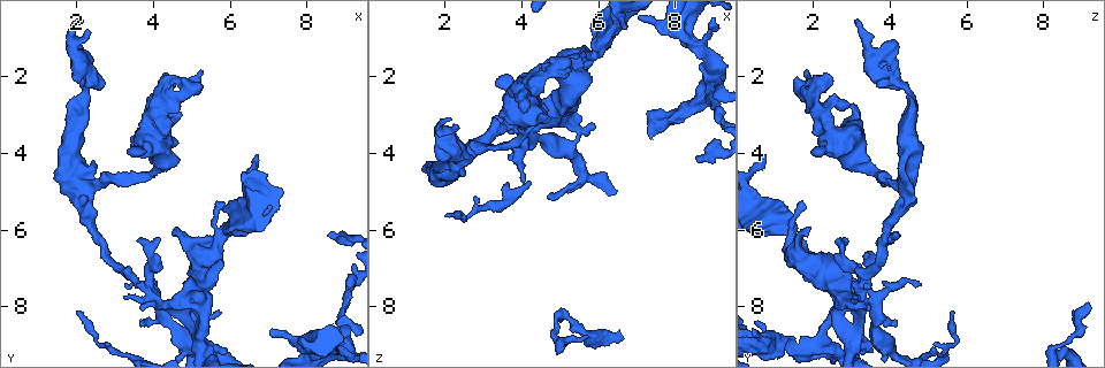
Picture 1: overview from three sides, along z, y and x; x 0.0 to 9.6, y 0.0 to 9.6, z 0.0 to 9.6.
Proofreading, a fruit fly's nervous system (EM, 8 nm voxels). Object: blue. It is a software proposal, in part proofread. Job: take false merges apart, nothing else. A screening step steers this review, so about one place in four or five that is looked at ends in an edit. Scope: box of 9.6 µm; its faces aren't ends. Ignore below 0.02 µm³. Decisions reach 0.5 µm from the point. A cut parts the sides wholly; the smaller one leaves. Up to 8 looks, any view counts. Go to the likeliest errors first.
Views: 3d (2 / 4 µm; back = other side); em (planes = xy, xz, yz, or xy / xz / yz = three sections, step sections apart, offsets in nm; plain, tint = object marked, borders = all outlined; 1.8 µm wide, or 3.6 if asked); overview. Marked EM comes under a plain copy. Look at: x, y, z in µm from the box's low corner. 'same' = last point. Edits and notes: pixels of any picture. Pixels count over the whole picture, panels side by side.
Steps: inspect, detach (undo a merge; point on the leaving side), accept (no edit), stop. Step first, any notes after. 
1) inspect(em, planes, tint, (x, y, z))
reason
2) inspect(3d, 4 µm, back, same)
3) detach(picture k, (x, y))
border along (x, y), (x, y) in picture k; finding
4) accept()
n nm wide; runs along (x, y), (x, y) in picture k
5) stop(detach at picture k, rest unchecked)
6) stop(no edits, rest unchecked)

inspect(em, planes, tint, (4.35, 2.80, 2.00))
three arms meet

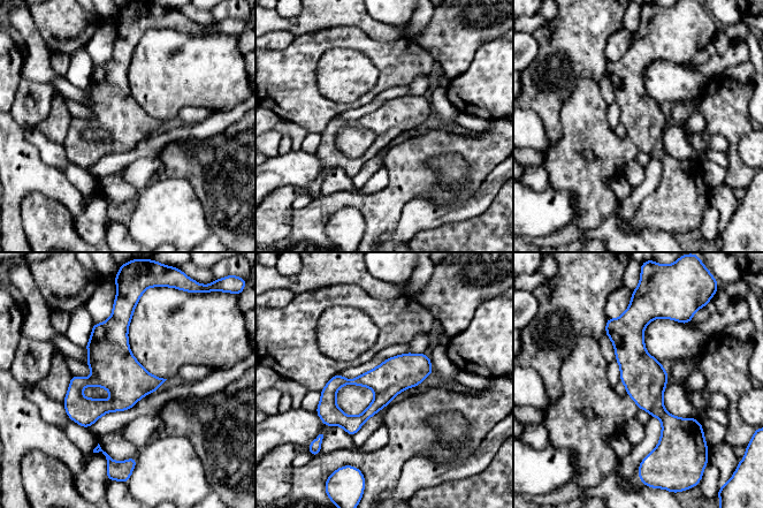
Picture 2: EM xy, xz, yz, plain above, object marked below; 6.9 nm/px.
accept()
runs along (636, 312), (634, 362), (668, 419), (660, 448) in picture 2; all the same neuron

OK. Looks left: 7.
inspect(em, xy, step 8, tint, (3.85, 7.70, 3.20))
sharp bend

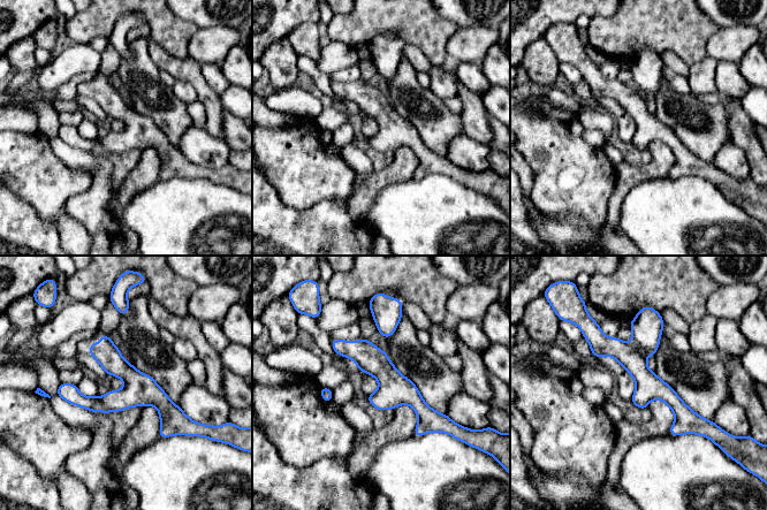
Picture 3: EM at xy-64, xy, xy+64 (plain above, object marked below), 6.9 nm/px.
inspect(em, planes, tint, same)
cut it another way

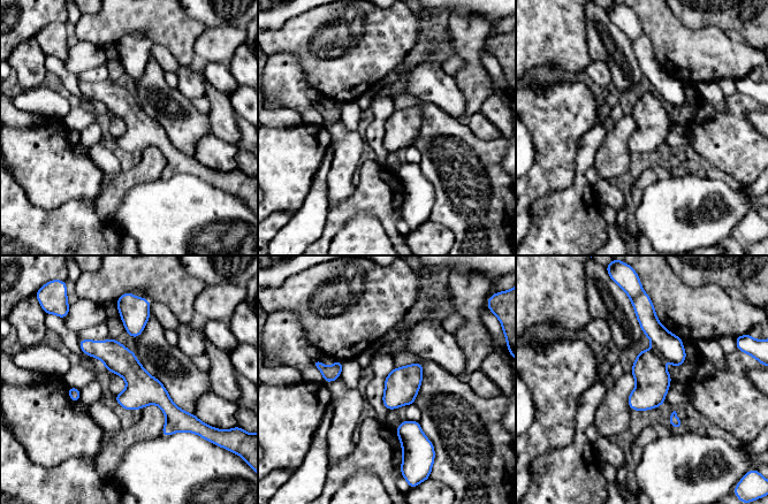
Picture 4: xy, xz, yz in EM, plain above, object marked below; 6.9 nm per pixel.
detach(picture 4, (670, 346))
border along (653, 348), (664, 359) in picture 4; two neurons meet here

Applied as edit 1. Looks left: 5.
inspect(overview)

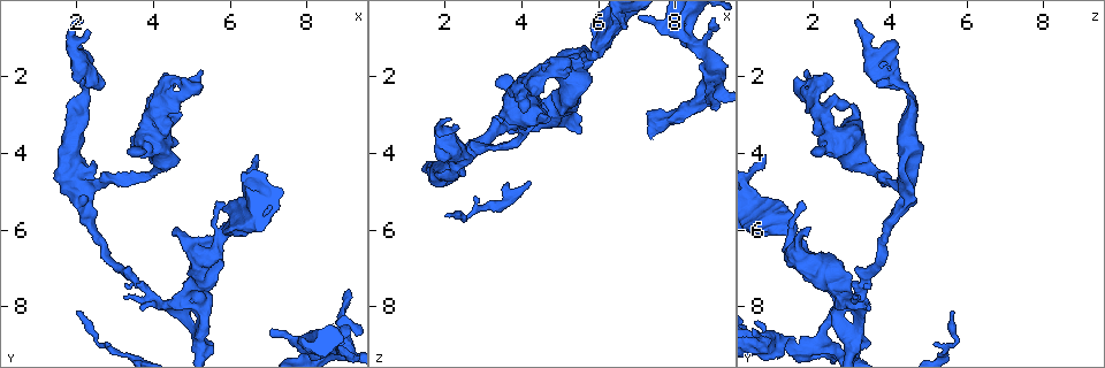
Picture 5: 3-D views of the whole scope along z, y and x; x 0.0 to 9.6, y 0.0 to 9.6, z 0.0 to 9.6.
inspect(3d, 4 µm, back, (8.95, 8.90, 2.15))

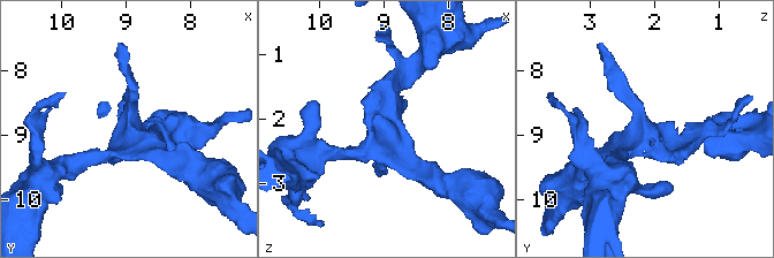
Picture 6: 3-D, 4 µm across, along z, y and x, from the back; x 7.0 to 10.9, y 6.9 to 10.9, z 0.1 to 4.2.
inspect(em, planes, tint, (8.90, 8.95, 2.15))
3 arms; shape alone is not enough

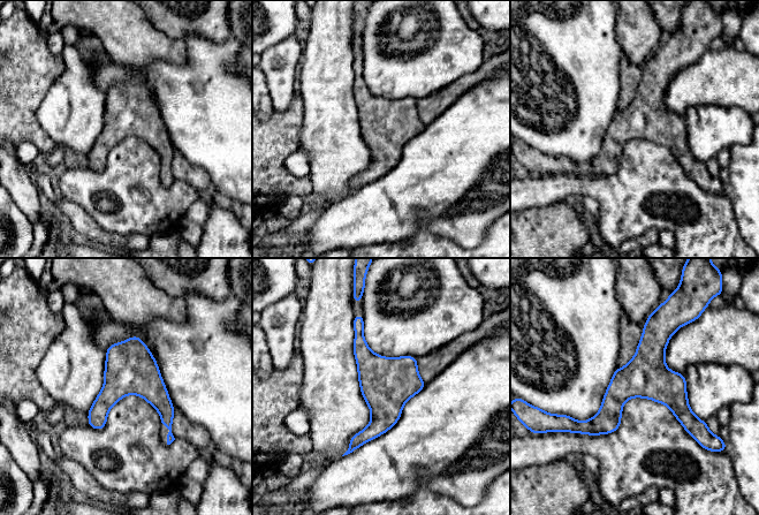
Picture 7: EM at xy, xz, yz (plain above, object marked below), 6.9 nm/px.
accept()
300 nm wide; runs along (652, 319), (649, 363), (586, 431) in picture 7; one neuron here

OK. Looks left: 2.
inspect(3d, 2 µm, back, (2.35, 4.90, 4.40))
narrows sharply

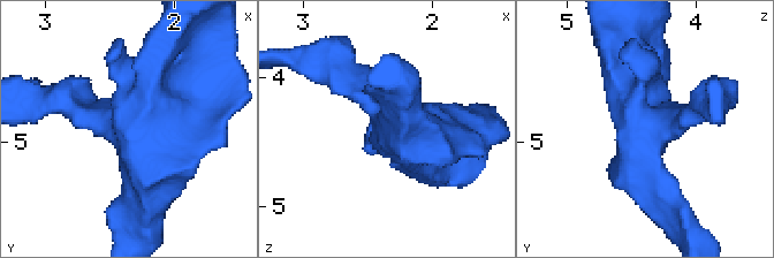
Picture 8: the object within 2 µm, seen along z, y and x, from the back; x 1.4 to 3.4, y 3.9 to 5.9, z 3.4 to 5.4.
inspect(em, planes, tint, (2.32, 4.92, 4.36))
shape alone is not enough

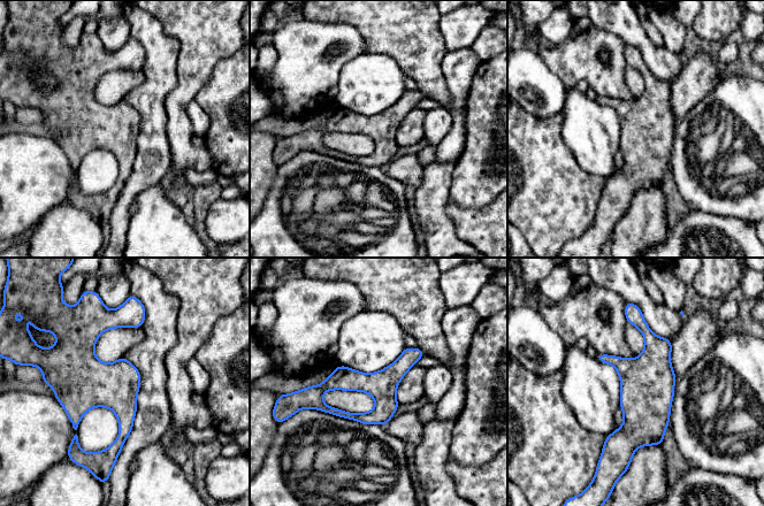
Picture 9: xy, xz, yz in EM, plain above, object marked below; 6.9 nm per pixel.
accept()
all the same neuron

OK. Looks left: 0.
stop(detach at picture 4, rest unchecked)

